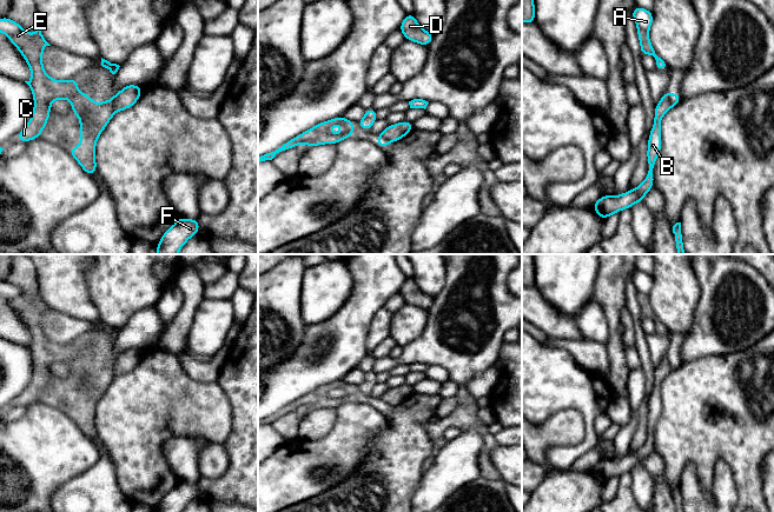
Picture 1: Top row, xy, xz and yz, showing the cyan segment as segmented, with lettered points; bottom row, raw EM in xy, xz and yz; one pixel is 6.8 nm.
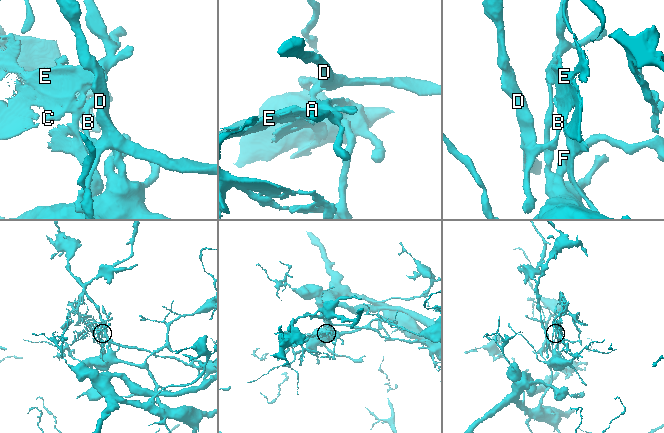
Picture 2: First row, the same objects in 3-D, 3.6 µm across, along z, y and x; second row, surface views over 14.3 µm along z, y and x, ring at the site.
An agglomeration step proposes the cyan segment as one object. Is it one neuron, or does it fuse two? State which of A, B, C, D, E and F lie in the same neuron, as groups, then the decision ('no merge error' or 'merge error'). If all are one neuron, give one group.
groups A C E F / B D; merge error

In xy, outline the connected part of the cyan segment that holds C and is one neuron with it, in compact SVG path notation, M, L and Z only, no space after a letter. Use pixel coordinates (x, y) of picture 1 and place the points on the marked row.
M5 16L0 18L0 33L6 34L9 41L19 49L32 72L31 80L25 82L32 89L34 99L33 114L28 124L19 132L16 140L28 142L32 139L41 138L41 131L45 128L49 119L49 112L52 108L51 102L53 100L67 99L72 102L71 111L80 120L80 146L70 148L68 153L78 161L78 164L88 175L93 177L98 169L95 162L95 144L99 135L115 113L115 99L118 93L114 93L111 100L104 98L99 105L95 105L93 99L87 93L78 92L78 80L70 79L58 81L47 75L42 66L42 51L46 46L51 45L46 41L40 27L37 28L34 34L29 34L25 32L16 21Z

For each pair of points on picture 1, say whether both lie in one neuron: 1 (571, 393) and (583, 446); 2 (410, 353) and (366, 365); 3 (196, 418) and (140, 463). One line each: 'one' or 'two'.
1: one
2: two
3: one

